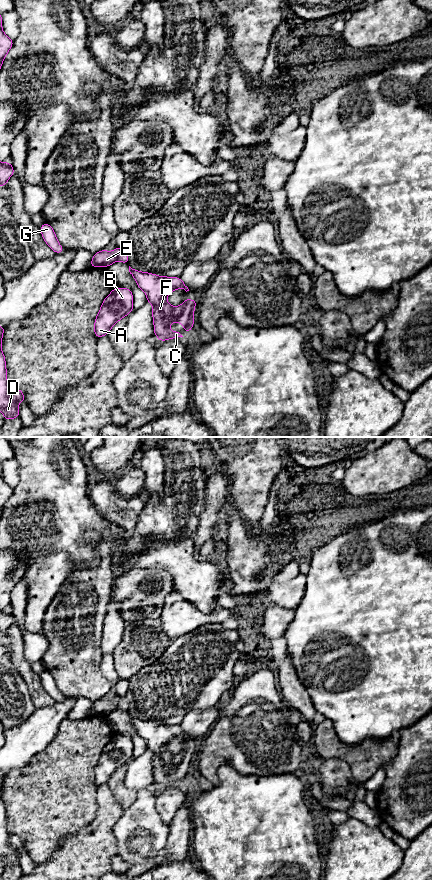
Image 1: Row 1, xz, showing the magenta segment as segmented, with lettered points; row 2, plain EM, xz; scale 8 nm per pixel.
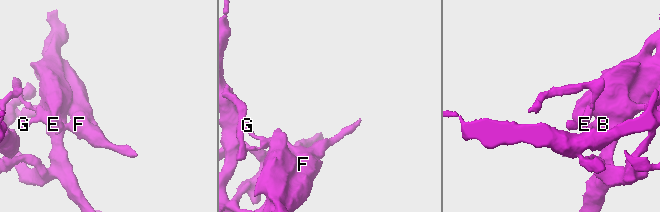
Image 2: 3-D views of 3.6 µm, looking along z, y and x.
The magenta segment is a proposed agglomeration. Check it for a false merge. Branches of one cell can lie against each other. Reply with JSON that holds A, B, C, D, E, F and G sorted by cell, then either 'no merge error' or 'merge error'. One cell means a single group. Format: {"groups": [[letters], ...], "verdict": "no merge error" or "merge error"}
{"groups": [["A", "B", "E", "G"], ["C", "D", "F"]], "verdict": "merge error"}

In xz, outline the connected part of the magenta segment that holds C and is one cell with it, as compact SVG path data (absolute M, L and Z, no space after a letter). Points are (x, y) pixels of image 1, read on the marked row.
M129 266L130 274L135 278L137 287L146 293L147 302L153 305L154 335L159 342L177 337L183 337L177 331L171 331L168 326L173 323L182 323L188 334L194 326L194 309L196 300L184 299L182 305L173 307L168 304L166 298L175 289L189 291L180 277L157 276L153 273L140 272Z

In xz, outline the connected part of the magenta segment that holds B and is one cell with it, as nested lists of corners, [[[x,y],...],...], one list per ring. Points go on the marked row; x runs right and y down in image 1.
[[[114,288],[103,300],[94,321],[94,334],[97,338],[106,336],[110,329],[133,309],[133,294],[128,288]]]

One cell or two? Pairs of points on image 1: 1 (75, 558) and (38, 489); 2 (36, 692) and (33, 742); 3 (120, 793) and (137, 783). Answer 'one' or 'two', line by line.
1: one
2: two
3: two

